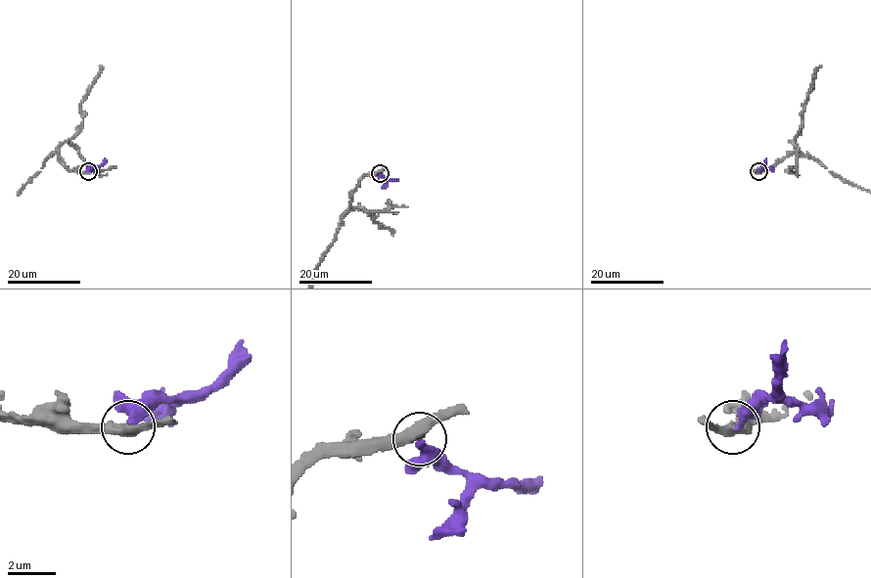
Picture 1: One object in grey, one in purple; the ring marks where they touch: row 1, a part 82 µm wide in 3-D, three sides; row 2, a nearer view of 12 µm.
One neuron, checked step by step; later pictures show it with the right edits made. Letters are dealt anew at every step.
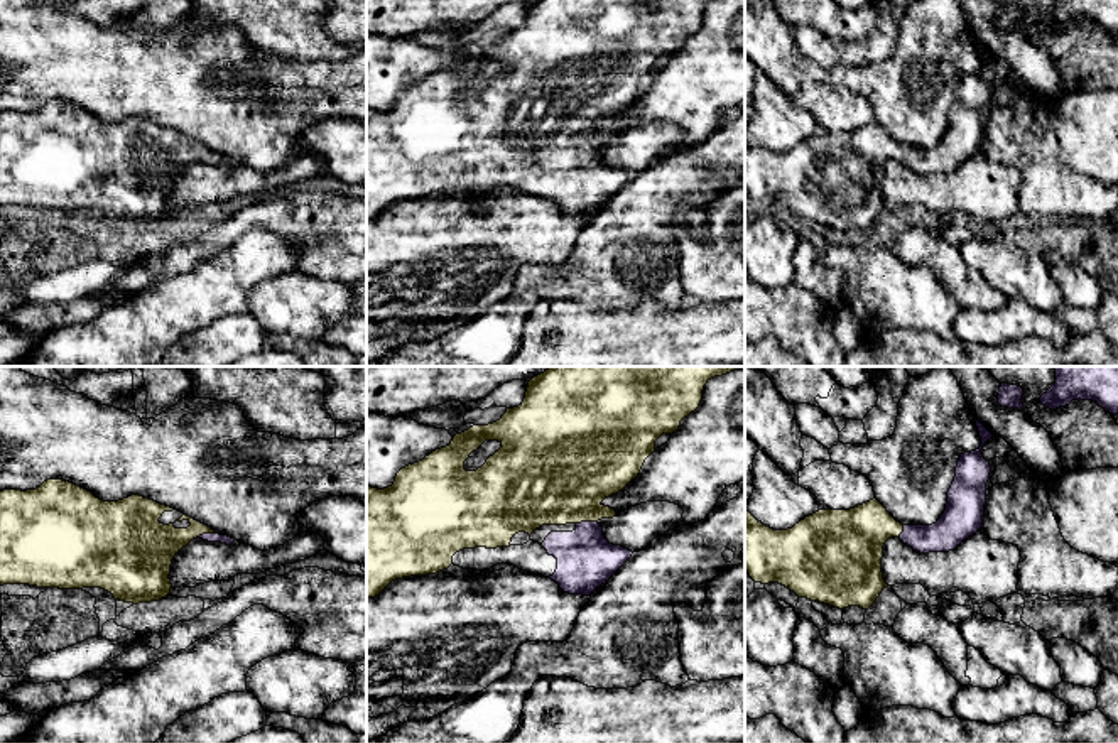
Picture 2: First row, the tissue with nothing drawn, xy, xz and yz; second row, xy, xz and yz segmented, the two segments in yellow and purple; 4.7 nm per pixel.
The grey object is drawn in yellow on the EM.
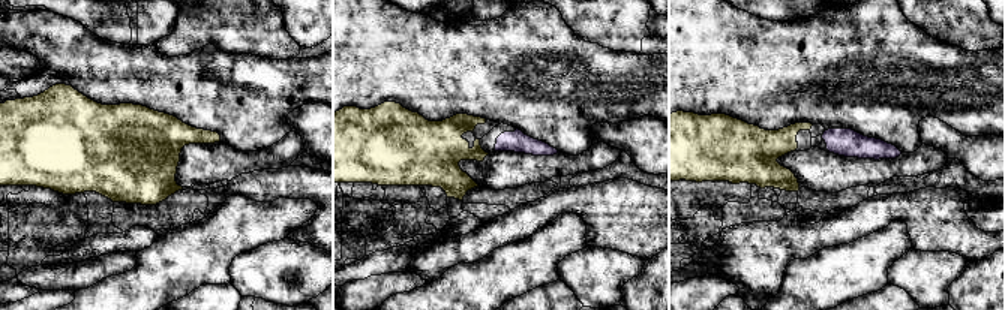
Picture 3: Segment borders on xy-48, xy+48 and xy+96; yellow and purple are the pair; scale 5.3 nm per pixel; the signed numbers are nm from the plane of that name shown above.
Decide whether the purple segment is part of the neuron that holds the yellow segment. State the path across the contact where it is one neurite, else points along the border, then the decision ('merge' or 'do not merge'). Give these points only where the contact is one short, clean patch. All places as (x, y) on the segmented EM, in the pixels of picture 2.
runs through xz (561, 475), (585, 509), (586, 520), (585, 559); merge

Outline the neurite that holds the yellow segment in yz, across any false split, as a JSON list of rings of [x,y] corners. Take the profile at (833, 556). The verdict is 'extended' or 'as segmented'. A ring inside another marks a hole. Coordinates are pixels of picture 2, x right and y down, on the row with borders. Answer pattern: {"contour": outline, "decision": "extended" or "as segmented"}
{"contour": [[[980,420],[976,427],[981,446],[961,454],[946,510],[932,525],[902,525],[876,498],[849,510],[819,510],[787,530],[773,530],[745,510],[745,569],[750,578],[762,584],[779,583],[799,598],[839,610],[848,606],[868,610],[888,586],[882,572],[883,545],[888,539],[898,537],[920,554],[949,552],[983,527],[991,466],[981,449],[993,434]]], "decision": "extended"}

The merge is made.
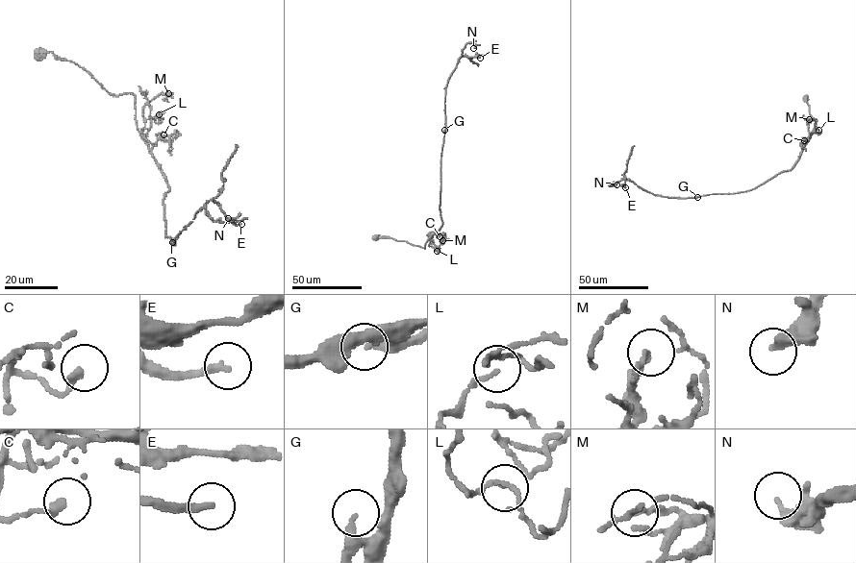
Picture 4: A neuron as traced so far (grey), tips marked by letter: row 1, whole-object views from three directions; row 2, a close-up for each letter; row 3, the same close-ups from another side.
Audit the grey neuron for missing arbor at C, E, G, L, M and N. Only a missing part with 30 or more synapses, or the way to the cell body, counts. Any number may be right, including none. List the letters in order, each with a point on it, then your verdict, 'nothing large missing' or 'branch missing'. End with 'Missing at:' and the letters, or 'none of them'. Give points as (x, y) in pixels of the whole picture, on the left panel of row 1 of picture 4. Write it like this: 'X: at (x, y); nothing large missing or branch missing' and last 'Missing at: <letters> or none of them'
C: at (163, 134); nothing large missing
E: at (241, 224); branch missing
G: at (172, 242); nothing large missing
L: at (159, 114); nothing large missing
M: at (168, 93); nothing large missing
N: at (228, 218); nothing large missing
Missing at: E

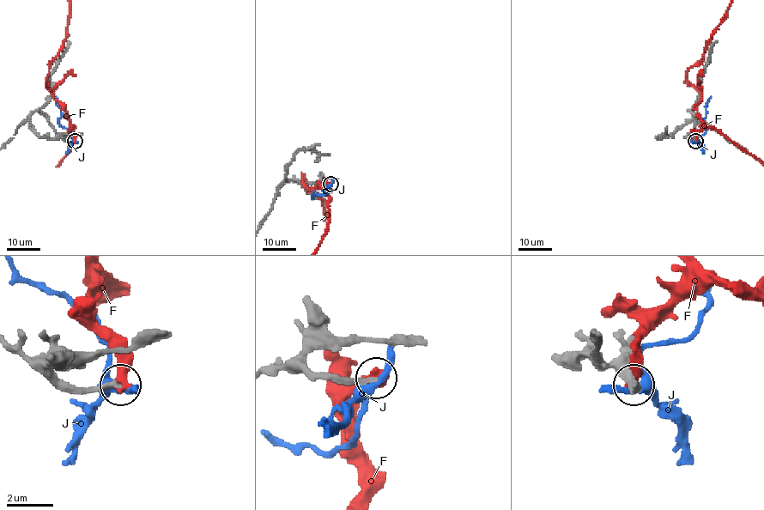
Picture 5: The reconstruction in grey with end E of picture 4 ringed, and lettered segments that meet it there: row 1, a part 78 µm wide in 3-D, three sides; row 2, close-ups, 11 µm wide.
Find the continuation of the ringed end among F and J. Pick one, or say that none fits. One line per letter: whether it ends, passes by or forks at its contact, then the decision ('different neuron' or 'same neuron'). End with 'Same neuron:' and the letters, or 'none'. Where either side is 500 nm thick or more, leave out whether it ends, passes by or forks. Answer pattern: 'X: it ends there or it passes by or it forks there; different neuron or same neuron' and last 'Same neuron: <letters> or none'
F: different neuron
J: it forks there; different neuron
Same neuron: none

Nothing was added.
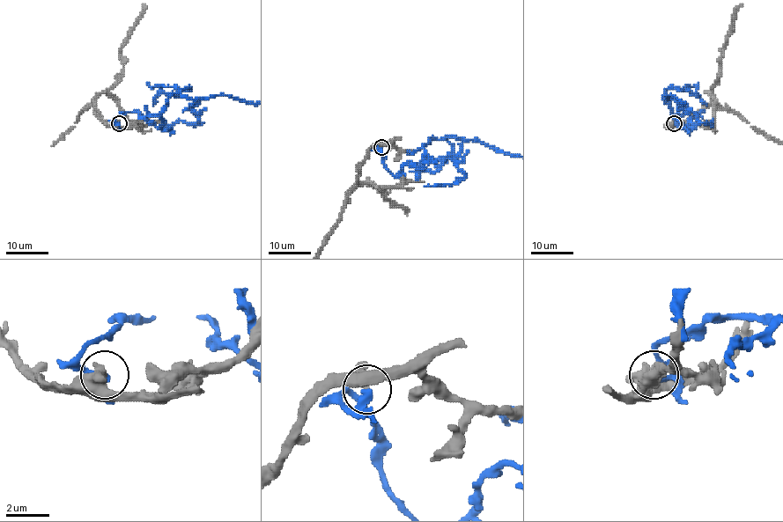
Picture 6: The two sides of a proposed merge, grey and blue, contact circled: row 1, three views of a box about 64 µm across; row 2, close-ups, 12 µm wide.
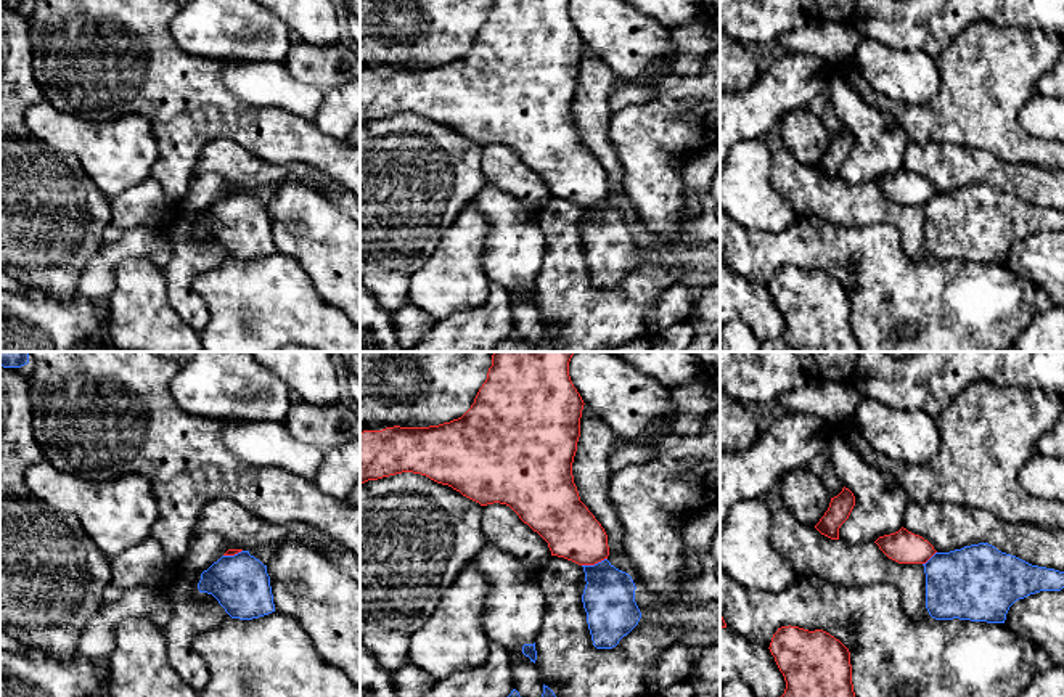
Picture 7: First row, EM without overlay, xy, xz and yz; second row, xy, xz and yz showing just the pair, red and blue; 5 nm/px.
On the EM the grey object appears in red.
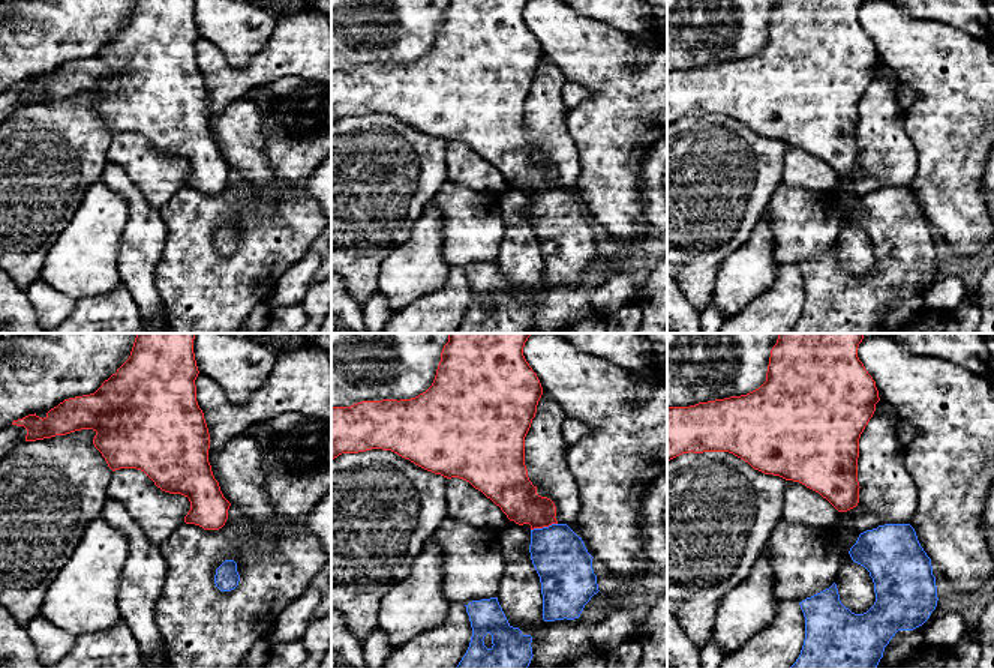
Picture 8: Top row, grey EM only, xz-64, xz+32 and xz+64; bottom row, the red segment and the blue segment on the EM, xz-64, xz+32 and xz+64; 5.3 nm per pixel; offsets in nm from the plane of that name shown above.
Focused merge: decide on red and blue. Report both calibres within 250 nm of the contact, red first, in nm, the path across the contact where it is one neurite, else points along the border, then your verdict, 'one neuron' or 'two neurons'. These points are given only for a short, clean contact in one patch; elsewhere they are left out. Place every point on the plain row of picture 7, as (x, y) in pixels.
280 nm thick on the red side, 260 nm on the other; border along xz (606, 198), (582, 206); two neurons

